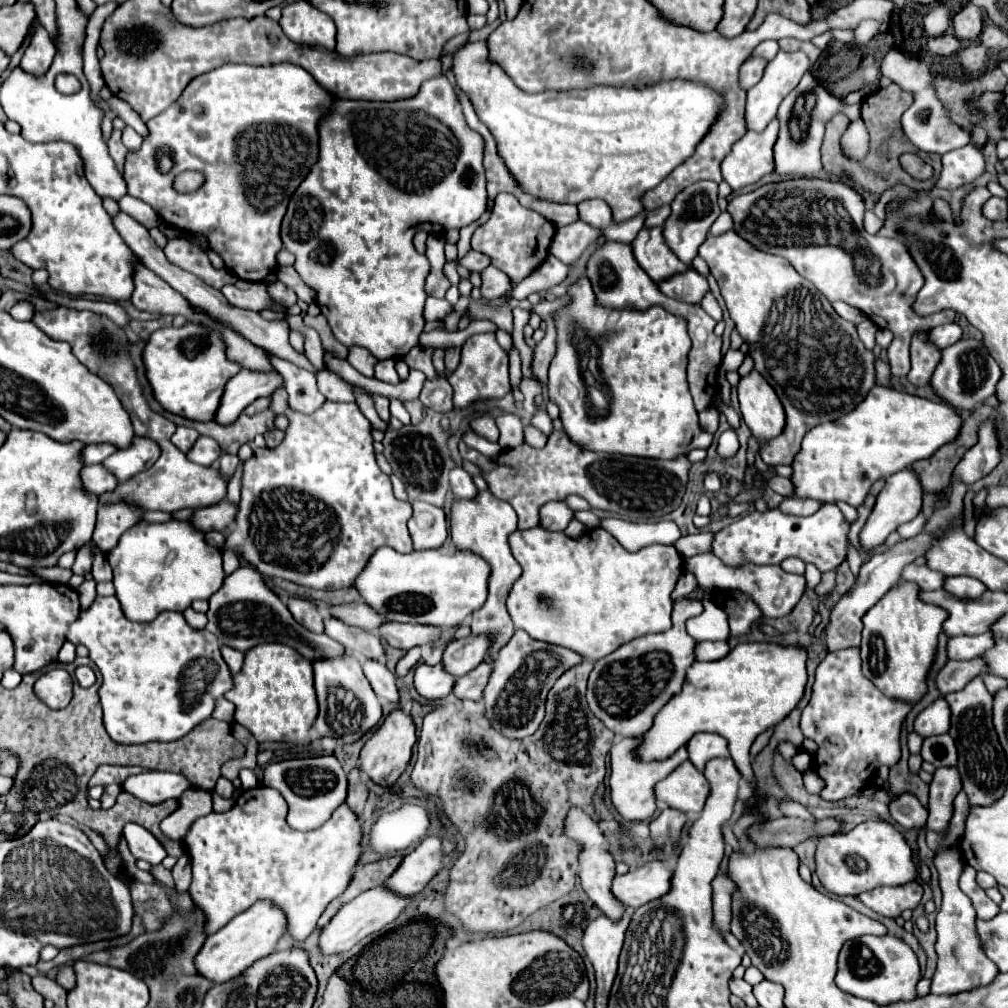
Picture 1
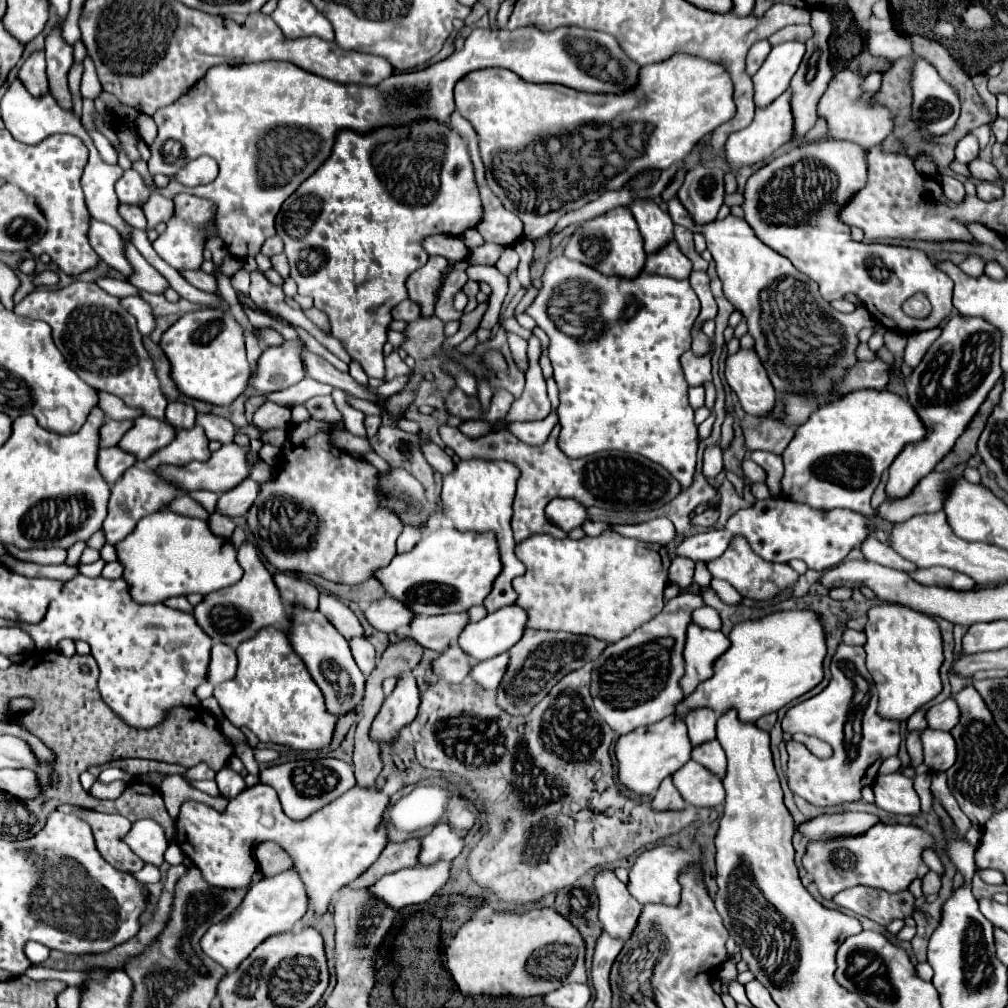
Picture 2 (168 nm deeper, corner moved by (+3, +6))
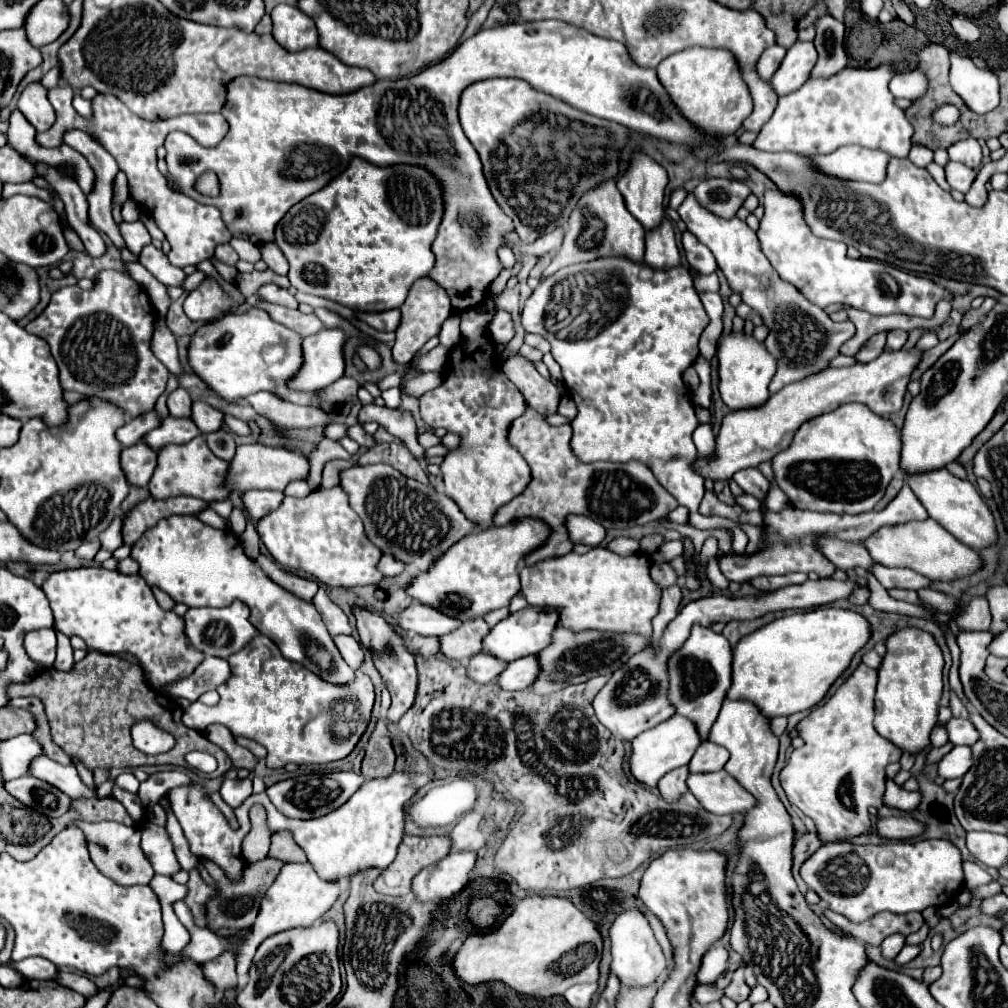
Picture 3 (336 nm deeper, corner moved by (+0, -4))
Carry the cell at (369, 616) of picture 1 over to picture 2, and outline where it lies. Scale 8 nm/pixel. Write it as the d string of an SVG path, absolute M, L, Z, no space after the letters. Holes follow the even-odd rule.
M382 597L378 601L372 601L364 609L364 617L374 629L392 633L392 631L406 627L414 615L400 601L396 601L392 597Z

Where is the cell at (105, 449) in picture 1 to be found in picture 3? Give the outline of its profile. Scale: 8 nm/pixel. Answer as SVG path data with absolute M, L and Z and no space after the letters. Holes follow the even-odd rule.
M153 409L149 413L143 413L139 417L133 417L129 423L125 423L121 429L117 429L117 439L123 443L123 447L139 443L151 429L161 425L159 413Z

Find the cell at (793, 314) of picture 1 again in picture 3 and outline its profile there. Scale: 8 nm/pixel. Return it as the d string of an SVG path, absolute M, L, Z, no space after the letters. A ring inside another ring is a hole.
M693 193L685 197L677 211L687 229L711 249L731 289L741 293L743 301L753 311L757 311L769 327L765 347L777 359L777 373L769 385L771 393L825 369L827 363L839 355L839 347L855 335L855 325L851 321L833 323L823 309L815 307L813 303L807 303L807 299L803 299L803 295L799 295L793 285L783 283L779 279L779 275L775 273L775 269L759 247L757 233L751 231L745 221L741 221L739 217L723 219L713 215L711 211L705 211L705 207L697 201Z

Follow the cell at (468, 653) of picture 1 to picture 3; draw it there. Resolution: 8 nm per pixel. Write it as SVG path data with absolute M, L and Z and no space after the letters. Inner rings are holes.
M529 605L523 611L511 613L507 619L497 623L491 629L491 633L483 639L483 649L507 663L515 661L519 657L537 655L537 651L543 651L543 647L547 647L547 643L551 643L551 635L557 629L557 623L559 623L559 611Z

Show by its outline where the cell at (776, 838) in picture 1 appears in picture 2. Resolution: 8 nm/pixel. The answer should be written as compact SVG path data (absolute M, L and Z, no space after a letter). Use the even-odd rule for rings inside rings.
M824 813L796 825L796 831L808 839L834 839L860 835L868 831L874 823L878 823L878 817L870 813Z

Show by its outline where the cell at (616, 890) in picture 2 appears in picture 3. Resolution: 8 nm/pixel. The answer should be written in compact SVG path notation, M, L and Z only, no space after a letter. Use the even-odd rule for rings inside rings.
M625 911L621 913L609 931L611 937L611 971L619 977L621 987L647 987L653 985L665 971L667 971L667 961L665 955L653 935L653 929L649 921L639 913L639 911Z

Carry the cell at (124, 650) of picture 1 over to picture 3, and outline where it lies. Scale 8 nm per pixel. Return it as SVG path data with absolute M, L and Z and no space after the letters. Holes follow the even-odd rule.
M79 567L51 573L41 589L51 601L59 631L67 637L81 637L87 647L101 653L125 651L135 655L155 689L187 677L203 661L203 655L187 643L183 617L163 611L141 575L123 575L103 567Z

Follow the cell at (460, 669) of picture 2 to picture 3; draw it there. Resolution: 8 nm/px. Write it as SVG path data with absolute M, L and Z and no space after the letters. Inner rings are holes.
M481 651L479 655L475 655L471 661L469 661L469 667L467 667L467 675L477 681L477 683L491 683L495 681L503 669L507 667L505 661L501 659L493 659L491 653L485 653Z

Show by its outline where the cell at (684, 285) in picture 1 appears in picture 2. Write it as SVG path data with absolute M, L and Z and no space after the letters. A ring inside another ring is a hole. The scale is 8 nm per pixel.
M672 241L664 249L660 249L658 253L646 257L644 271L650 273L650 275L664 275L664 277L684 281L692 273L692 263L686 255L680 253L676 241Z

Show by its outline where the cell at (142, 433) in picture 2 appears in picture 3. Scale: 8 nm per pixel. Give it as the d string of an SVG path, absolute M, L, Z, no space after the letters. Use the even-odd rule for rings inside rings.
M169 415L169 417L163 419L161 427L157 427L155 431L149 431L143 441L149 447L153 447L155 451L159 451L161 447L165 447L169 443L177 443L177 445L187 443L187 441L195 439L197 435L201 435L201 431L193 423L191 417L189 419L175 419L175 417Z

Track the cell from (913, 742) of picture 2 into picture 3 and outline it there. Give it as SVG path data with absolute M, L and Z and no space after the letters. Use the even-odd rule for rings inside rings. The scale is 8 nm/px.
M939 723L933 733L931 733L931 747L941 747L945 745L949 739L947 739L947 729L945 729L945 723Z

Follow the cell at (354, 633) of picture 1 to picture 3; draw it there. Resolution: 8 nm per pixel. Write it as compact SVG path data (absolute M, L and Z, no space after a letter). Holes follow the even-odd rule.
M319 589L311 603L321 613L323 623L331 635L351 635L351 625L349 625L347 615L329 599L325 589Z

